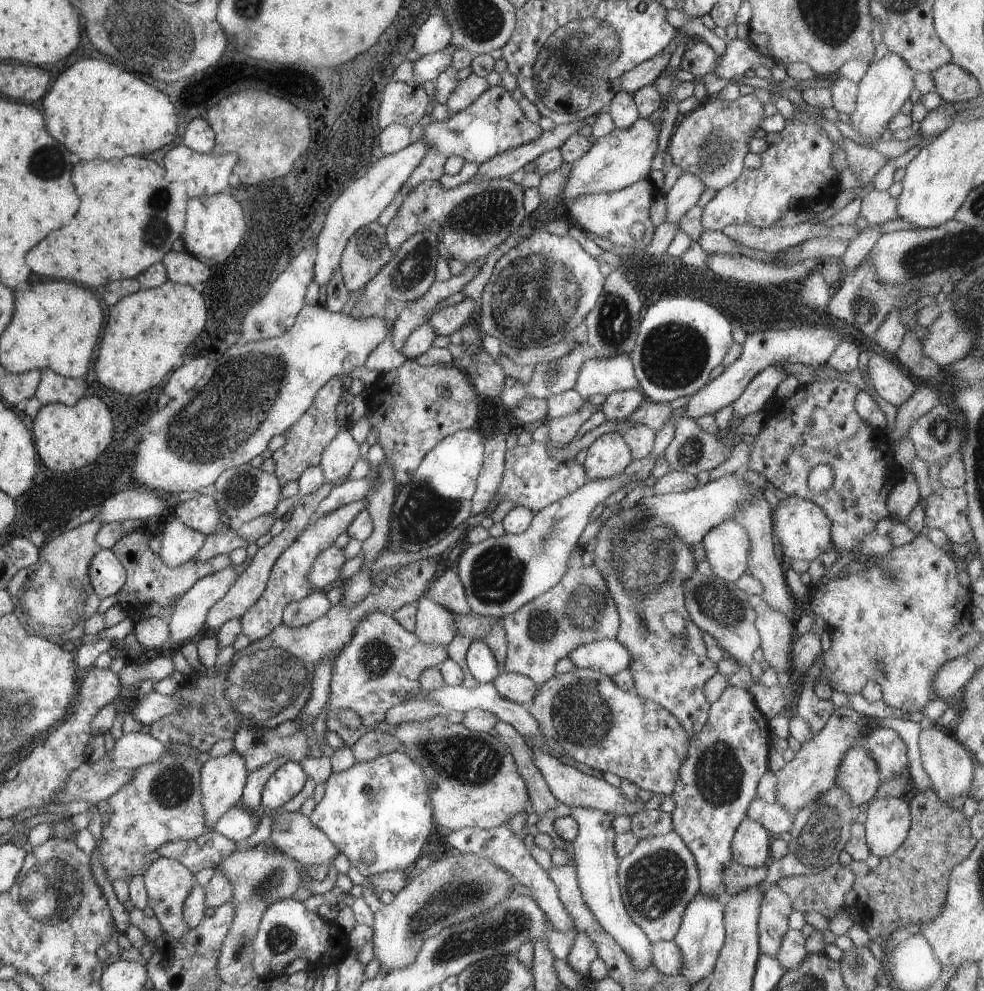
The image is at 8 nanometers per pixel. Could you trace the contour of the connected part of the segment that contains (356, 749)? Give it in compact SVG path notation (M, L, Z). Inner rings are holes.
M372 730L371 733L364 734L355 745L350 746L354 758L357 762L370 762L380 756L395 752L403 751L402 742L388 732Z

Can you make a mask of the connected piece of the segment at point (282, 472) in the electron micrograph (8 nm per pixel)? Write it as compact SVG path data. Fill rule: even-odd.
M335 377L332 381L328 382L327 386L324 386L323 390L320 390L318 396L315 398L315 405L311 407L303 415L302 418L286 433L286 444L282 446L276 452L273 452L272 459L276 464L276 470L273 473L278 476L283 484L288 482L297 481L304 470L308 470L312 466L318 466L321 462L322 454L326 449L326 446L334 440L334 436L340 432L342 424L338 420L338 412L336 407L340 401L343 391L342 378Z

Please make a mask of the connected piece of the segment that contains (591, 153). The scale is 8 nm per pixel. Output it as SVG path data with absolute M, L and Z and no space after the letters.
M640 118L629 128L615 128L610 134L596 139L592 148L575 162L572 162L570 178L560 192L560 206L570 205L572 200L580 197L580 194L600 194L600 192L615 192L631 186L638 180L649 177L652 171L652 159L657 152L657 143L662 128L663 120L659 120L659 126L652 124L650 118Z

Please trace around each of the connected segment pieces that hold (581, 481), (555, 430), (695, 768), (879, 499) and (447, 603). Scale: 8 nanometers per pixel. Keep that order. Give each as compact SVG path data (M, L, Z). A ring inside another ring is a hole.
M533 442L528 445L517 445L506 452L504 476L500 480L500 490L497 495L504 498L504 501L514 502L536 514L552 502L573 494L588 482L582 464L576 459L556 462L550 456L550 450L546 448L545 444Z
M588 400L582 404L584 408L576 410L574 414L561 418L548 419L547 426L550 428L550 441L558 447L566 447L577 435L580 427L593 414L601 410L600 405L592 405Z
M728 686L722 696L711 704L707 726L689 740L688 757L680 766L680 777L676 780L671 798L676 802L672 816L673 832L678 832L696 860L700 874L699 893L702 896L714 896L723 899L724 870L728 864L736 862L732 854L732 838L736 828L748 816L750 802L757 797L757 785L760 778L769 771L769 752L771 728L766 716L756 708L752 696L744 688Z
M840 379L819 380L801 386L790 398L776 399L768 410L764 428L758 435L748 438L751 450L747 469L750 468L765 476L779 495L804 498L817 505L826 514L833 525L832 547L838 550L839 560L836 568L843 563L842 558L850 556L860 548L860 542L862 538L868 536L868 532L872 532L882 519L890 517L886 498L901 473L890 450L891 444L887 439L887 433L870 427L856 411L855 402L858 394L860 389L856 385ZM818 464L830 464L836 472L832 486L822 494L814 494L808 488L808 474Z
M446 570L440 578L436 578L425 596L428 596L430 600L434 598L436 604L450 608L450 612L454 612L456 615L471 612L463 580L460 579L459 572L454 572L454 570Z

